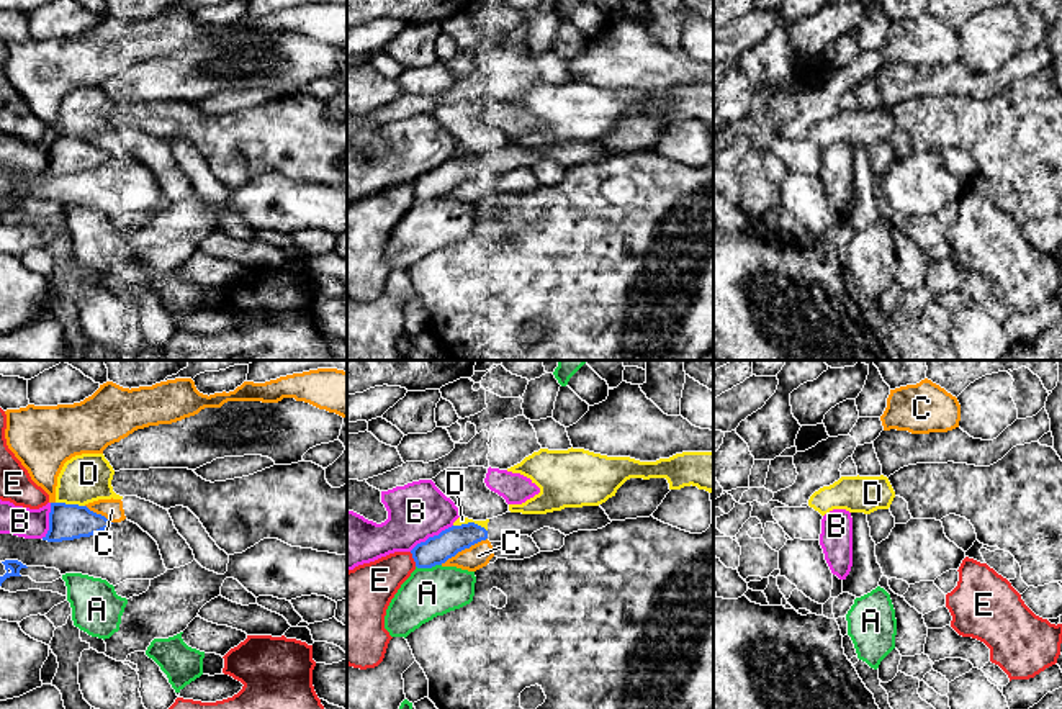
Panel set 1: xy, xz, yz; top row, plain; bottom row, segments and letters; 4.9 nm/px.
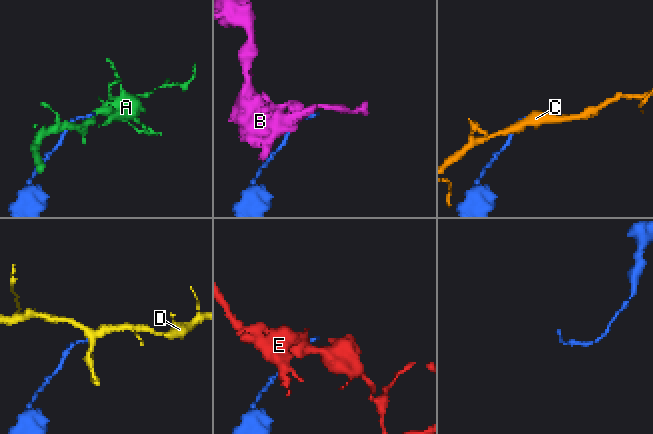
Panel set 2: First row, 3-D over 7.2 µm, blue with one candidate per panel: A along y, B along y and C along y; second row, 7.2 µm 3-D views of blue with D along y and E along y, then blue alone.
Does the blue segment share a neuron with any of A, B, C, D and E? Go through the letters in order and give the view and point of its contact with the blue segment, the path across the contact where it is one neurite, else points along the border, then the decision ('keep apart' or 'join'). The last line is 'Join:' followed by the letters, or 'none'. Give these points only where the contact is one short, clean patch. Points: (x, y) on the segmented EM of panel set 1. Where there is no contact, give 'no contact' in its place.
A: contact xz (427, 567); border xz (440, 564), (416, 567); keep apart
B: contact xz (431, 537); keep apart
C: contact xz (463, 549); border xz (486, 537), (440, 564); keep apart
D: contact xz (470, 523); border xz (454, 524), (476, 523), (486, 531); keep apart
E: contact xz (413, 557); border xz (409, 552), (416, 565); keep apart
Join: none

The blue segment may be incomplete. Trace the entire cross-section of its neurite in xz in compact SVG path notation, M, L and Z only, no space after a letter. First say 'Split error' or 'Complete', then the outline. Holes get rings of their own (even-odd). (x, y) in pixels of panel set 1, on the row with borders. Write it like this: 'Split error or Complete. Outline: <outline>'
Split error. Outline: M601 504L565 508L547 514L522 514L509 511L502 516L489 519L486 529L475 522L452 526L439 535L429 537L425 542L417 544L411 553L417 568L432 568L486 539L489 542L501 542L517 535L532 537L533 532L543 527L569 535L578 531L597 531L610 522L612 521Z

